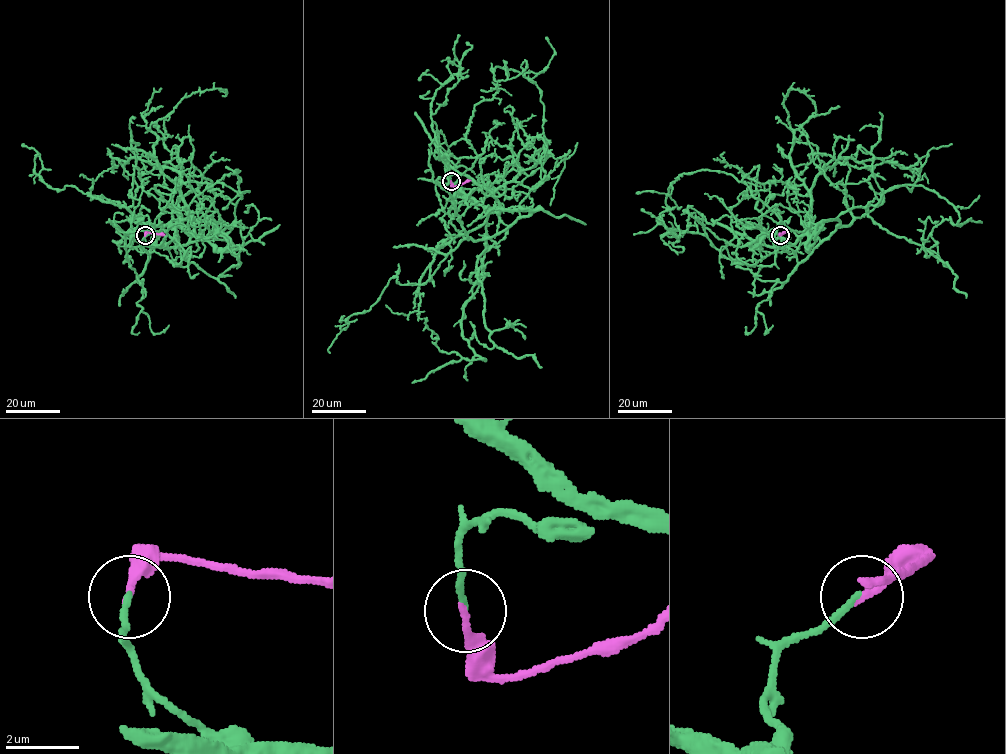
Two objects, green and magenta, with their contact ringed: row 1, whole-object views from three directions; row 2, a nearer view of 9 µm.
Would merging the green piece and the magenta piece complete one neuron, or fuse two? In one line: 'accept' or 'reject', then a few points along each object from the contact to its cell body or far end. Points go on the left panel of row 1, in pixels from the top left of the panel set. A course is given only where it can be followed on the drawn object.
accept; green runs (145, 235), (146, 262), (179, 218), (167, 187), (156, 190), (179, 221), (130, 219), (132, 263); magenta runs (145, 235), (147, 232), (164, 234)

